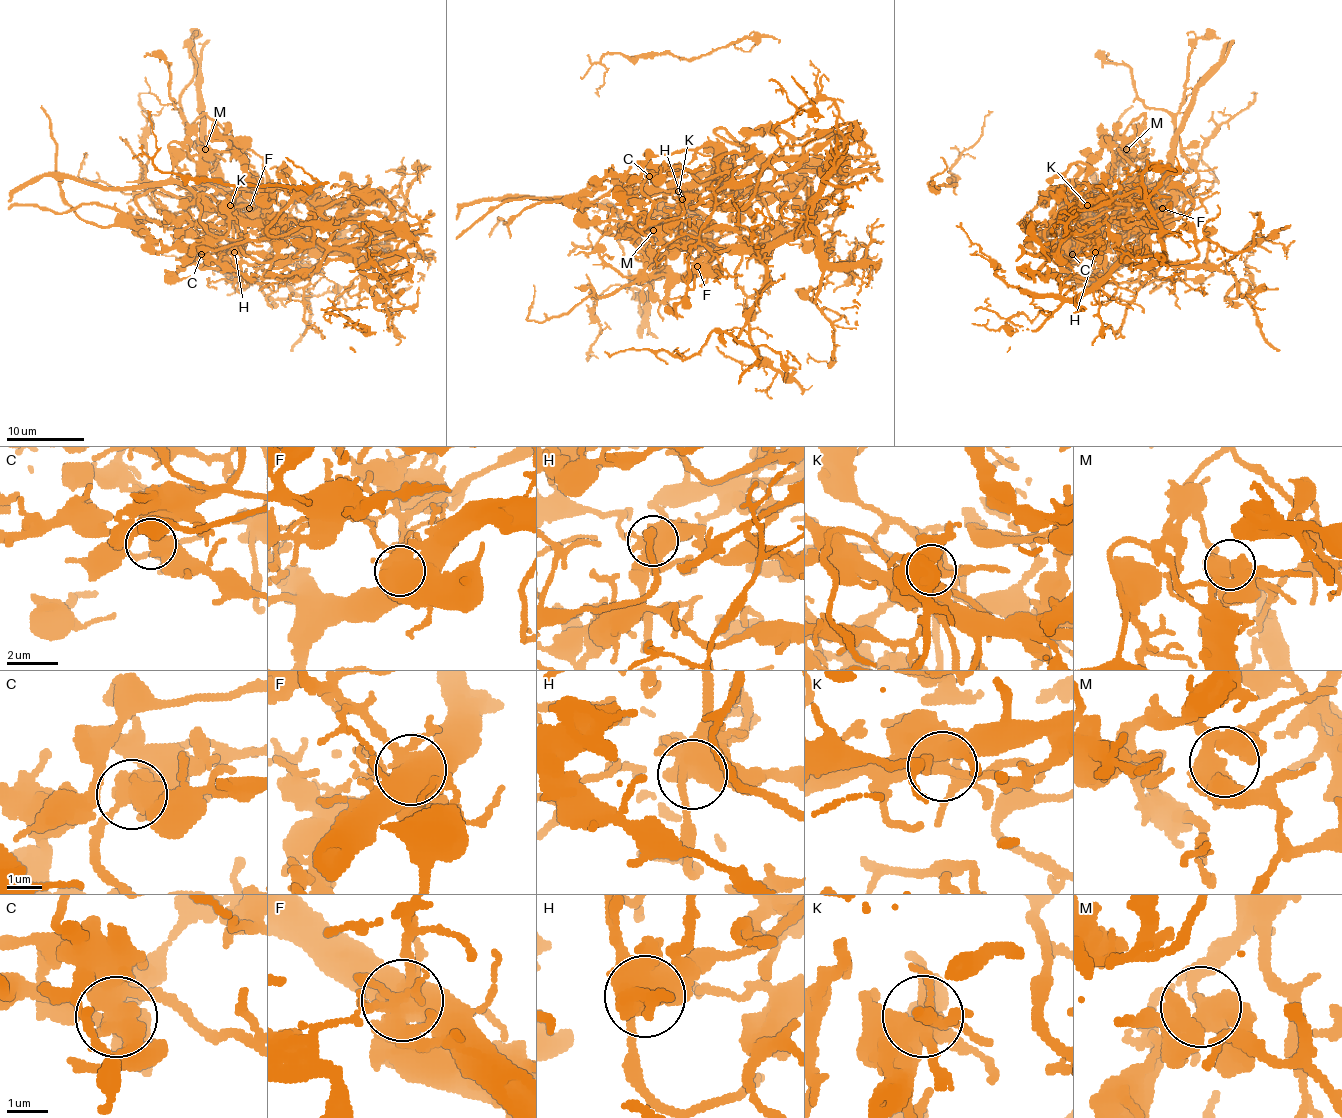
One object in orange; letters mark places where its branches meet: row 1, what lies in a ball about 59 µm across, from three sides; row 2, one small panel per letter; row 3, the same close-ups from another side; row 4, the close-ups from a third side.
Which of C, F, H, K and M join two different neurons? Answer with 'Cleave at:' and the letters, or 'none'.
Cleave at: F

